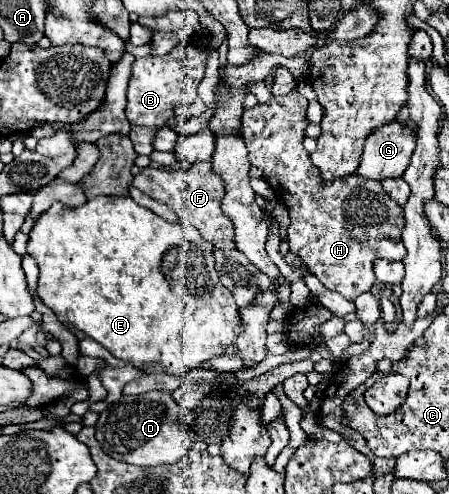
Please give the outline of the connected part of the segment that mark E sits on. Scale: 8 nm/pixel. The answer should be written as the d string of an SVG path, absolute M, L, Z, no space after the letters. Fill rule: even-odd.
M97 196L93 200L87 200L81 208L65 208L63 204L53 204L49 210L41 214L41 218L35 222L31 234L29 234L29 244L27 244L27 254L37 262L39 266L39 282L37 282L37 294L41 302L51 308L57 316L57 320L63 326L73 326L87 334L89 338L97 340L101 346L105 346L115 358L129 362L133 368L141 372L153 372L153 366L159 364L163 366L165 374L179 376L183 378L191 370L201 370L205 364L211 360L219 358L225 354L225 348L235 342L237 334L235 328L239 326L239 308L235 304L233 294L229 288L225 288L219 280L219 274L215 270L215 256L213 256L213 246L201 238L201 234L189 226L189 224L179 224L173 226L153 214L149 208L139 206L133 198L123 196L123 198L111 198L111 196Z

